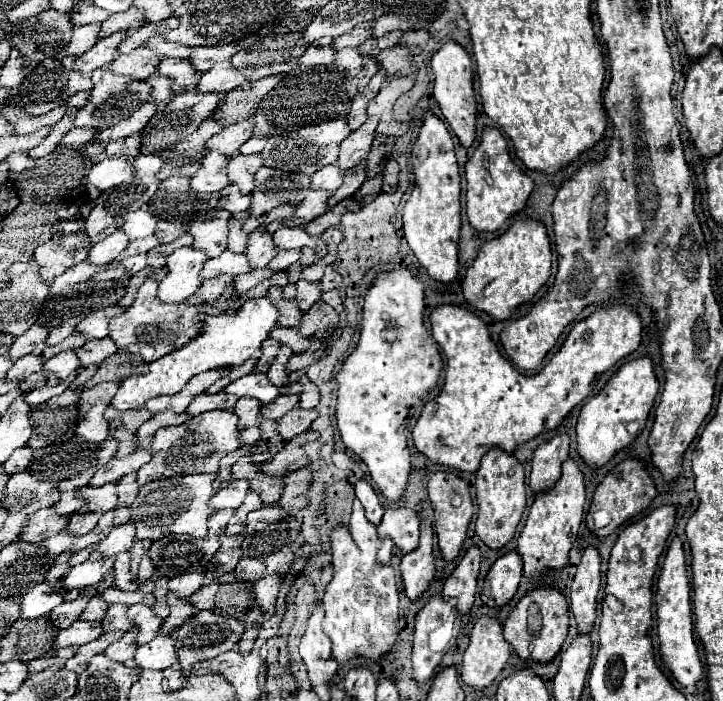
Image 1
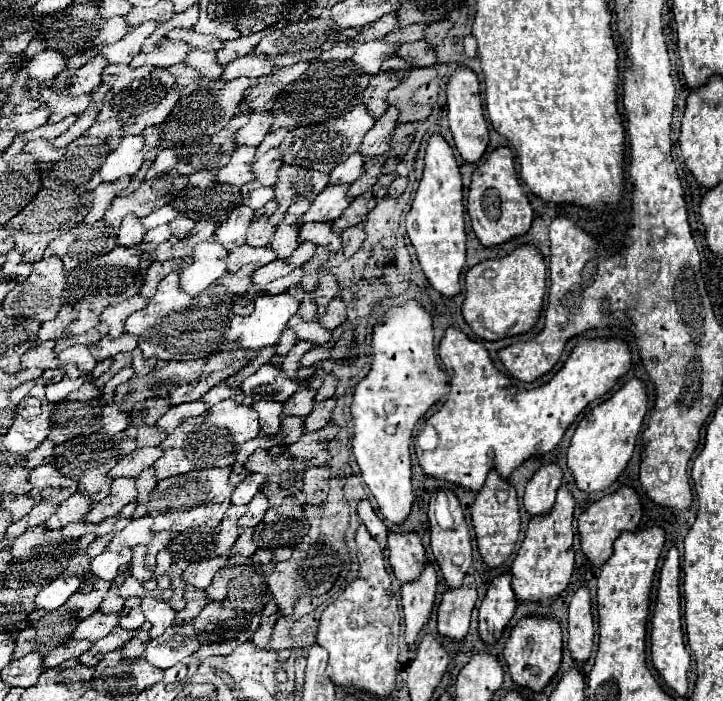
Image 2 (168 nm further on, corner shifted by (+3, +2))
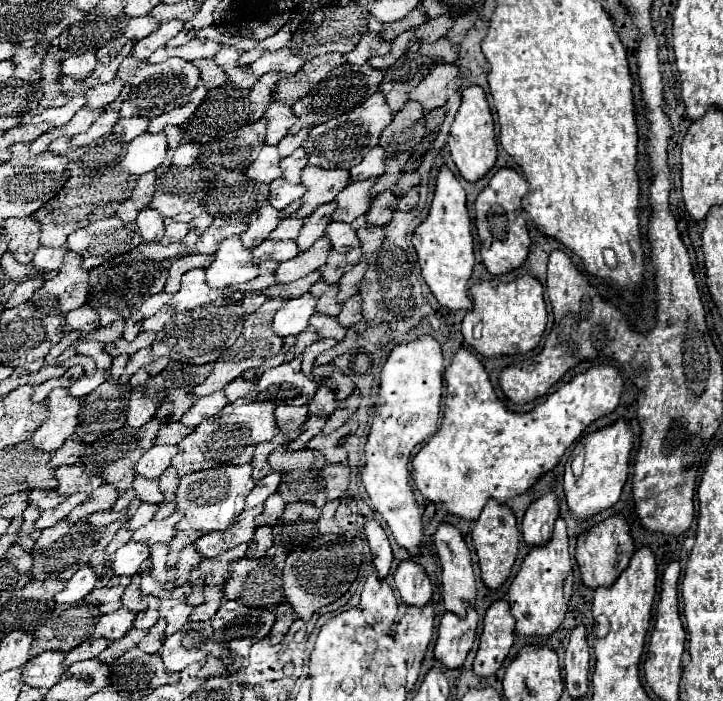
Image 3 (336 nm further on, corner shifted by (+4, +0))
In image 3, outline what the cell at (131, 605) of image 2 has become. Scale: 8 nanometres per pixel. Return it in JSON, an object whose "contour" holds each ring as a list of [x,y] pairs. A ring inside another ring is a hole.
{"contour":[[[145,597],[145,601],[149,603],[149,607],[145,611],[137,613],[137,619],[133,623],[133,627],[137,627],[137,629],[149,629],[159,621],[159,599]]]}

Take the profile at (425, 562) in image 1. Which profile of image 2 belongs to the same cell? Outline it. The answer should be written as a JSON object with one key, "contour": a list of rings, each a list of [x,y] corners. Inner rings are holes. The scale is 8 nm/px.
{"contour":[[[430,561],[424,563],[422,573],[400,587],[400,599],[404,609],[404,625],[406,625],[406,641],[410,649],[414,647],[420,629],[426,625],[430,611],[436,599],[436,569]]]}

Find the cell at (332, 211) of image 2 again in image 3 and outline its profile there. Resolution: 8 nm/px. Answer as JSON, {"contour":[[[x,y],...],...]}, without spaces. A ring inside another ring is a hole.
{"contour":[[[375,179],[349,183],[339,193],[339,199],[335,199],[335,203],[339,207],[339,211],[335,211],[335,221],[353,223],[355,219],[363,217],[369,211],[371,203],[373,203],[373,195],[371,195],[373,183],[375,183]]]}

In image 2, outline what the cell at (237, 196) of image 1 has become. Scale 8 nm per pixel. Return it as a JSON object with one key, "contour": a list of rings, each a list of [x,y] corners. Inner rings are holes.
{"contour":[[[250,181],[246,185],[242,185],[242,205],[250,207],[250,209],[260,209],[262,205],[266,205],[272,199],[272,189],[270,187],[260,187],[256,185],[256,181]]]}

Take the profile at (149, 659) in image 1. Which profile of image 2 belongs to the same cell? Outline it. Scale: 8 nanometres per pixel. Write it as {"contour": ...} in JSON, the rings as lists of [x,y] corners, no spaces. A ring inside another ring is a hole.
{"contour":[[[168,627],[166,633],[148,641],[142,657],[158,669],[168,669],[190,657],[198,649],[198,645],[200,643],[196,641],[192,627],[188,627],[186,633],[180,627]]]}

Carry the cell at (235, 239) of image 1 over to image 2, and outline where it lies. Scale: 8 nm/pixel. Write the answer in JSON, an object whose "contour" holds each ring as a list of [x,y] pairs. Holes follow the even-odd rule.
{"contour":[[[270,205],[266,209],[264,207],[258,209],[256,211],[256,217],[250,221],[250,227],[248,227],[248,233],[246,233],[246,243],[252,245],[252,247],[256,247],[256,245],[268,245],[270,235],[272,235],[272,229],[276,229],[276,227],[272,227],[272,225],[266,223],[266,219],[270,215],[268,209],[270,209]]]}

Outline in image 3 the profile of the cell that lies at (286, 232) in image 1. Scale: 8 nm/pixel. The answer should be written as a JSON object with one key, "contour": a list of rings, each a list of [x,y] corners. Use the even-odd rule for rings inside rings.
{"contour":[[[331,223],[331,227],[327,227],[327,237],[337,253],[347,253],[361,245],[357,231],[349,223]]]}

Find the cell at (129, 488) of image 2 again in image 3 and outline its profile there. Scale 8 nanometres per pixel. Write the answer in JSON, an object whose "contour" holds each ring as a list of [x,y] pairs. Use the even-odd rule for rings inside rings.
{"contour":[[[137,475],[133,487],[127,489],[127,493],[119,499],[119,511],[125,509],[125,507],[129,507],[129,503],[131,503],[133,499],[137,499],[137,497],[139,497],[141,501],[145,501],[145,503],[163,503],[163,499],[165,499],[163,493],[161,493],[161,489],[159,489],[159,483],[157,483],[157,481],[151,481],[151,479],[147,479],[147,477]]]}

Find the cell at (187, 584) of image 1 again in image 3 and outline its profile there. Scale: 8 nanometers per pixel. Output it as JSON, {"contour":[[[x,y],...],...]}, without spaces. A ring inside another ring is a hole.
{"contour":[[[247,543],[239,545],[239,547],[233,547],[229,551],[225,551],[223,555],[217,555],[217,557],[211,557],[211,559],[203,559],[199,569],[207,575],[205,583],[207,585],[223,585],[229,577],[231,577],[231,563],[237,561],[237,559],[243,559],[245,553],[247,553]]]}

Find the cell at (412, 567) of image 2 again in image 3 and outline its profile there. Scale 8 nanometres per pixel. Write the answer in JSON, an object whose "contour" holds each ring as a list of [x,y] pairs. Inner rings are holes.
{"contour":[[[413,559],[401,561],[393,579],[405,605],[413,605],[413,607],[429,605],[433,595],[433,585],[427,573],[423,571],[423,567],[417,565]]]}

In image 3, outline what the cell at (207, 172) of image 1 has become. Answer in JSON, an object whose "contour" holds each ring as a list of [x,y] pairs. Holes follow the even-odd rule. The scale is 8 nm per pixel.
{"contour":[[[265,145],[261,149],[261,153],[259,153],[259,159],[249,165],[249,169],[245,171],[245,175],[249,179],[253,179],[253,181],[259,181],[259,183],[271,183],[271,181],[275,181],[277,177],[283,175],[283,171],[279,167],[281,159],[283,157],[279,155],[277,147]]]}

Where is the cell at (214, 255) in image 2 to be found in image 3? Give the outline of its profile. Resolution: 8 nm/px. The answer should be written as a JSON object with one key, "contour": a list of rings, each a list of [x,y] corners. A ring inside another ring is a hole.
{"contour":[[[239,235],[225,239],[215,253],[215,261],[207,267],[207,283],[219,289],[247,283],[257,275],[259,267],[253,263],[251,249],[241,243]]]}

